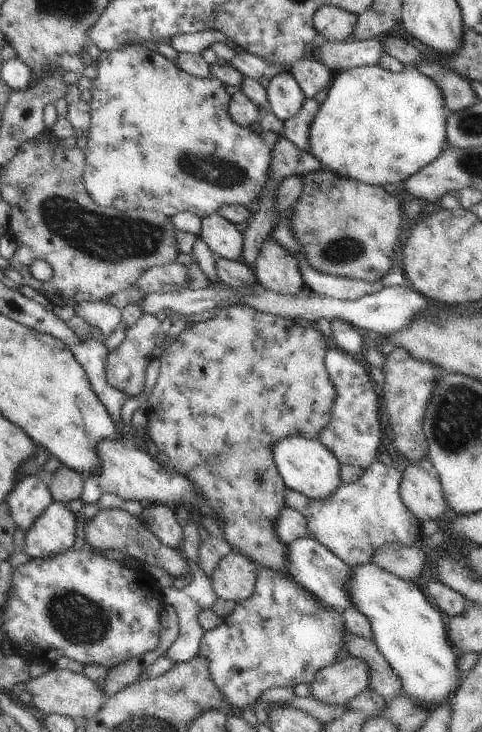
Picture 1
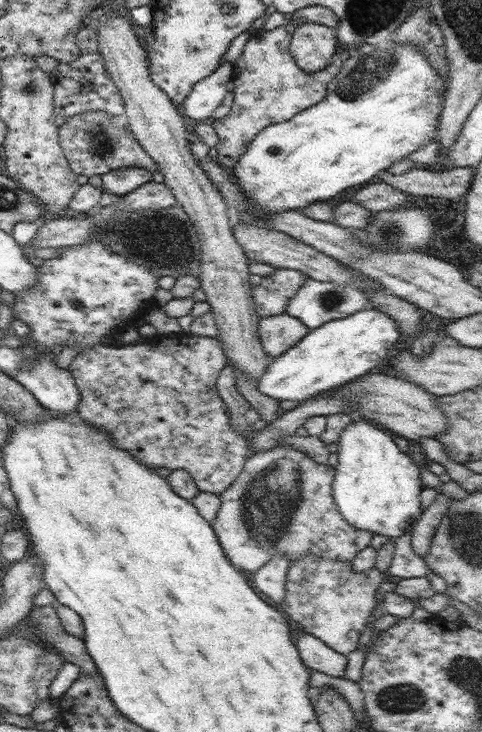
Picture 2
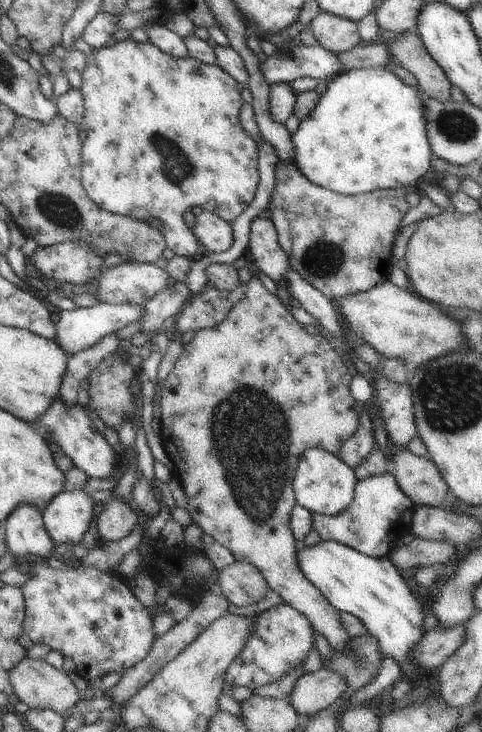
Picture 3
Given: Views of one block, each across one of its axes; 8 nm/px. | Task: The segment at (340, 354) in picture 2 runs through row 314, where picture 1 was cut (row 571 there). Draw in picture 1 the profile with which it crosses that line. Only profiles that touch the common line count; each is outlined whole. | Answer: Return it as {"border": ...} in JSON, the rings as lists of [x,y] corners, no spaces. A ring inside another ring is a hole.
{"border":[[[376,563],[354,565],[351,570],[349,581],[345,582],[348,598],[353,608],[360,611],[371,624],[373,641],[401,680],[402,694],[429,707],[447,701],[448,697],[455,694],[454,690],[458,686],[458,680],[461,679],[456,668],[456,660],[460,653],[453,648],[447,637],[444,614],[430,605],[426,596],[413,581],[400,578]]]}

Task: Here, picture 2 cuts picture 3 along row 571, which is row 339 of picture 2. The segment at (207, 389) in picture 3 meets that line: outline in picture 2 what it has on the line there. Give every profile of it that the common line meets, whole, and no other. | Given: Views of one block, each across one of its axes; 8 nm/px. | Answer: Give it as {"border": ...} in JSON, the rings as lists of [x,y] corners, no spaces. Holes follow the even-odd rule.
{"border":[[[284,312],[260,317],[258,336],[264,352],[273,359],[300,342],[308,331],[310,328],[306,328],[303,321]]]}

